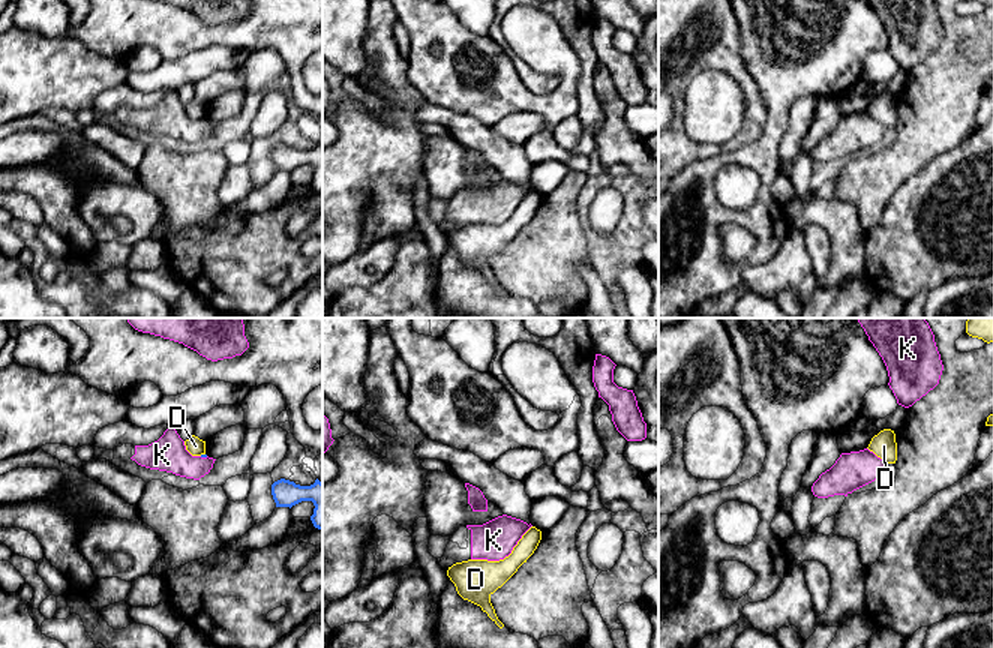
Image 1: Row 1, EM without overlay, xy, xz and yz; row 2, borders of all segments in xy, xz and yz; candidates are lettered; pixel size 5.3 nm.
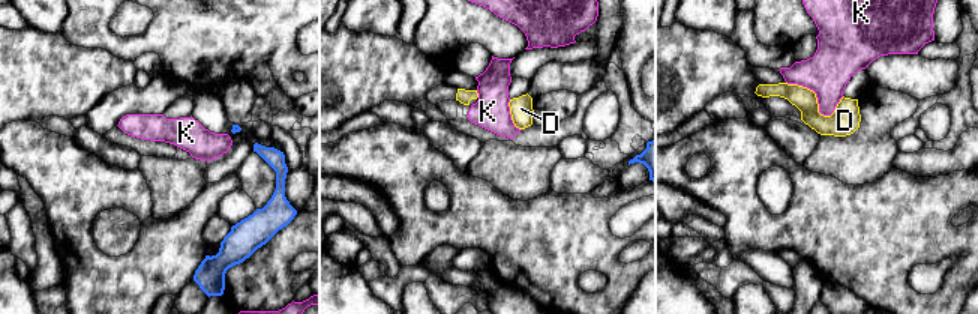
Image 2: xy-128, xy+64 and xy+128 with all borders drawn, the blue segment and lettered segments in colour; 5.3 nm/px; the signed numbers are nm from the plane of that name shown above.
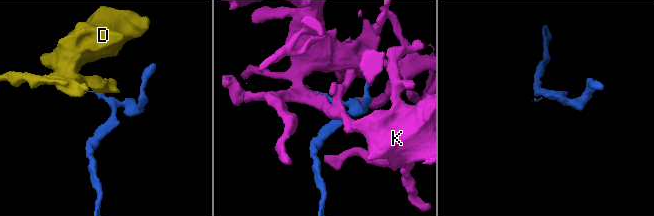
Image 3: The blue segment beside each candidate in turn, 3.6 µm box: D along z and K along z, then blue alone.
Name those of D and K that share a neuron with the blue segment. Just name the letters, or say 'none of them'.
K

